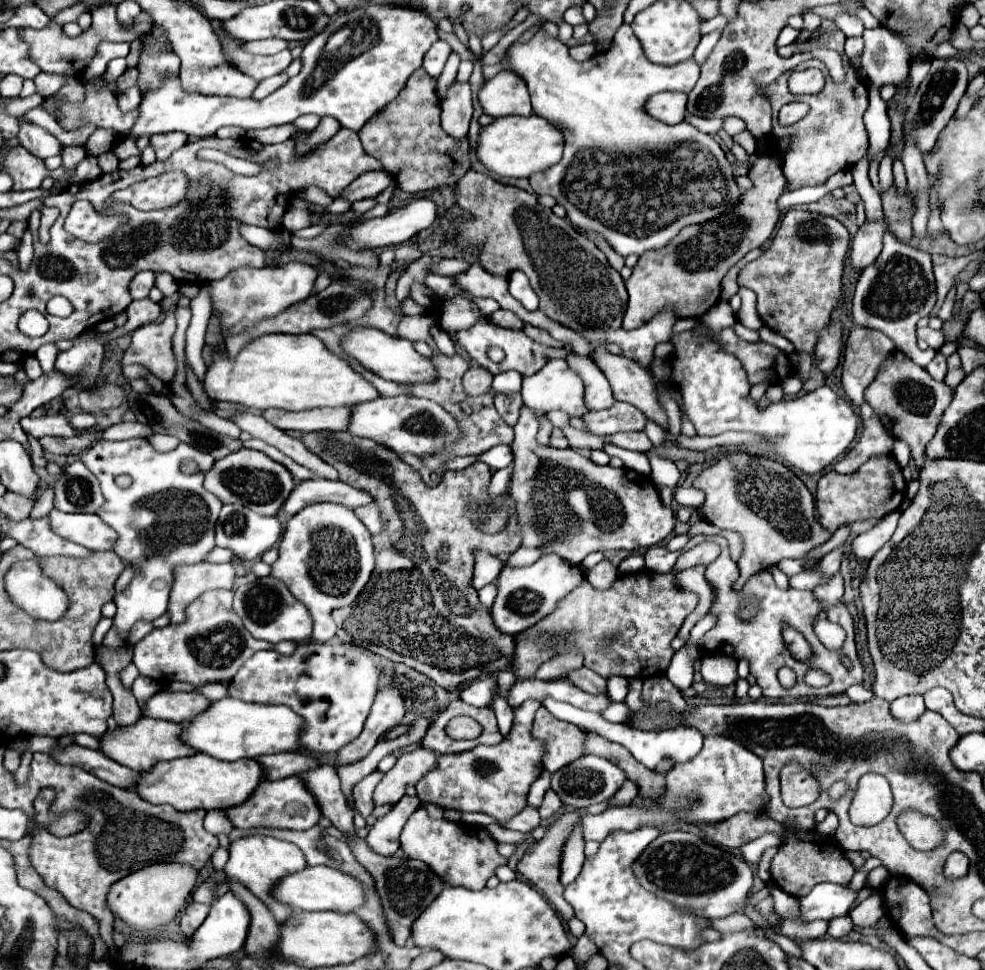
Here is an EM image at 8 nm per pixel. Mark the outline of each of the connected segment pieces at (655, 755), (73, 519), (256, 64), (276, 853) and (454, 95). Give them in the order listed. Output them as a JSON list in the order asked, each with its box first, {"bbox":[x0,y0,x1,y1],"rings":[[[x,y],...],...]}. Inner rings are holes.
[{"bbox":[542,698,704,770],"rings":[[[544,698],[542,702],[544,702],[542,706],[548,708],[554,716],[558,716],[558,720],[568,720],[568,722],[572,722],[572,724],[582,726],[584,730],[592,730],[592,732],[604,736],[606,740],[614,740],[614,742],[622,744],[624,748],[630,750],[630,754],[632,754],[638,762],[642,762],[642,764],[644,764],[646,768],[650,768],[650,770],[656,770],[662,760],[672,760],[674,764],[688,762],[688,760],[694,758],[694,754],[698,754],[698,752],[702,750],[702,740],[704,740],[704,738],[702,738],[702,736],[698,734],[698,730],[694,730],[694,728],[680,726],[680,728],[676,728],[676,730],[664,730],[664,732],[642,732],[642,730],[636,730],[636,728],[632,728],[632,726],[628,726],[628,724],[612,724],[612,722],[604,720],[600,714],[596,714],[596,712],[584,712],[584,710],[574,708],[574,706],[570,706],[570,704],[556,702],[556,700],[552,700],[552,698]]]},{"bbox":[50,512,118,550],"rings":[[[50,512],[50,524],[62,538],[84,544],[88,550],[114,550],[118,534],[96,514]]]},{"bbox":[220,32,292,80],"rings":[[[220,32],[220,42],[226,50],[226,60],[232,64],[232,66],[238,66],[238,70],[242,70],[244,74],[252,76],[254,80],[266,80],[274,74],[280,74],[288,68],[288,64],[292,62],[292,54],[290,54],[290,48],[274,54],[274,56],[252,56],[252,54],[246,54],[240,50],[240,42],[222,34]]]},{"bbox":[224,834,306,922],"rings":[[[250,834],[250,836],[244,836],[244,838],[238,838],[238,840],[230,842],[228,852],[230,852],[230,858],[228,858],[226,866],[224,866],[226,876],[230,876],[232,880],[242,882],[254,896],[258,896],[272,910],[272,914],[274,914],[274,918],[278,922],[290,920],[294,910],[274,902],[270,898],[270,888],[274,886],[274,882],[278,882],[278,878],[282,878],[286,874],[292,874],[294,870],[306,868],[304,854],[298,850],[298,846],[294,846],[290,842],[284,842],[284,840],[278,840],[278,838],[272,838],[272,836]]]},{"bbox":[442,82,472,140],"rings":[[[454,82],[442,100],[442,128],[448,136],[462,140],[472,118],[472,96],[468,84]]]}]

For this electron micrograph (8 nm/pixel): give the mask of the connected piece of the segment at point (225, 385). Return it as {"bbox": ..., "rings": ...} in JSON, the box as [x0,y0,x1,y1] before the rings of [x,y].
{"bbox":[204,334,378,410],"rings":[[[264,334],[250,340],[232,358],[228,350],[214,350],[212,364],[204,374],[204,388],[212,400],[226,400],[232,404],[242,404],[246,408],[282,408],[282,410],[310,410],[324,406],[352,406],[358,402],[374,400],[378,394],[372,384],[368,384],[360,374],[356,374],[344,360],[330,354],[324,344],[312,334]]]}

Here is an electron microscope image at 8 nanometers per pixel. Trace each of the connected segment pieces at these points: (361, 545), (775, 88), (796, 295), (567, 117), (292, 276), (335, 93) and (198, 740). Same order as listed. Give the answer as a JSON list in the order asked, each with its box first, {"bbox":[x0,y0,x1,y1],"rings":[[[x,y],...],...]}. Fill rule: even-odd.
[{"bbox":[270,502,374,642],"rings":[[[316,502],[288,520],[278,550],[280,556],[272,564],[270,576],[282,580],[294,598],[308,608],[314,622],[312,638],[318,642],[332,640],[336,636],[332,610],[352,604],[374,570],[372,534],[352,508],[334,502]]]},{"bbox":[768,30,868,188],"rings":[[[838,30],[824,32],[824,46],[838,50],[842,54],[844,70],[846,70],[844,84],[828,84],[828,88],[824,88],[822,92],[812,94],[812,96],[792,96],[788,92],[786,84],[778,84],[778,82],[768,86],[772,114],[774,114],[774,128],[772,128],[770,142],[776,148],[782,138],[786,138],[786,136],[790,138],[788,150],[782,154],[782,158],[784,158],[782,170],[792,188],[824,184],[832,174],[836,174],[844,168],[848,170],[852,164],[856,164],[858,158],[862,158],[862,154],[866,152],[866,128],[864,128],[862,116],[868,108],[868,88],[864,82],[860,82],[856,68],[850,64],[850,60],[844,54],[844,40],[846,40],[846,36]],[[794,100],[806,102],[810,106],[810,112],[800,122],[784,128],[778,124],[776,114],[778,114],[780,106],[784,106],[786,102],[794,102]]]},{"bbox":[738,210,848,354],"rings":[[[788,210],[770,248],[744,266],[738,284],[756,292],[756,308],[764,326],[788,338],[798,352],[812,354],[820,332],[830,324],[830,316],[842,298],[842,274],[848,250],[848,230],[836,218]]]},{"bbox":[504,24,740,256],"rings":[[[622,24],[616,32],[616,36],[612,38],[612,44],[608,48],[608,52],[598,52],[594,54],[590,60],[584,60],[584,62],[576,62],[570,58],[568,54],[568,46],[564,46],[560,40],[556,38],[550,38],[546,34],[544,28],[538,28],[536,34],[528,40],[528,42],[514,42],[512,46],[508,46],[504,58],[508,60],[508,70],[518,74],[528,90],[530,90],[530,98],[532,98],[532,108],[534,108],[534,114],[546,118],[548,122],[552,122],[554,126],[562,128],[562,134],[564,134],[564,156],[558,164],[542,170],[542,172],[536,172],[532,174],[528,180],[530,180],[530,186],[534,188],[536,194],[548,194],[552,196],[560,206],[566,208],[568,212],[568,220],[580,230],[580,232],[596,232],[600,234],[620,256],[628,256],[628,254],[644,254],[648,250],[656,250],[656,248],[662,248],[666,246],[666,242],[670,242],[670,238],[674,238],[674,234],[678,234],[680,228],[688,226],[688,224],[698,224],[698,222],[706,222],[722,212],[726,212],[726,208],[730,208],[736,200],[738,200],[738,192],[740,188],[734,184],[732,180],[732,164],[726,160],[726,154],[724,150],[720,148],[720,144],[710,136],[710,134],[704,134],[700,130],[696,130],[694,126],[690,126],[688,122],[680,122],[680,124],[674,124],[674,126],[668,126],[668,124],[662,124],[654,118],[650,118],[642,106],[644,102],[652,96],[654,93],[663,91],[680,91],[689,93],[696,84],[698,76],[700,76],[700,66],[694,62],[694,58],[690,58],[690,62],[682,62],[678,66],[658,66],[658,64],[652,64],[646,60],[646,56],[642,54],[642,46],[638,42],[638,38],[634,36],[632,28],[628,24]]]},{"bbox":[206,262,316,332],"rings":[[[288,262],[276,268],[244,268],[244,270],[234,270],[230,276],[206,284],[212,296],[214,310],[222,312],[222,332],[226,330],[244,330],[246,326],[282,312],[284,308],[302,302],[310,296],[312,286],[316,280],[316,270],[308,264],[302,262]],[[250,276],[250,278],[244,278]]]},{"bbox":[130,6,438,138],"rings":[[[362,6],[352,12],[336,16],[318,36],[302,50],[302,70],[290,78],[282,88],[262,100],[254,98],[222,98],[204,96],[184,90],[180,76],[166,76],[162,84],[152,90],[142,90],[138,118],[130,136],[152,136],[166,132],[184,132],[188,136],[206,138],[214,136],[222,126],[240,126],[244,130],[270,128],[290,124],[298,116],[318,114],[332,116],[344,128],[360,130],[378,110],[392,102],[404,88],[414,70],[422,66],[424,54],[438,40],[436,24],[430,14],[408,6]],[[366,24],[366,26],[364,26]],[[372,24],[372,26],[370,26]],[[342,26],[354,26],[354,40],[338,52],[326,52],[326,40]],[[358,36],[358,40],[356,40]]]},{"bbox":[180,696,302,761],"rings":[[[226,696],[212,702],[192,720],[182,722],[180,740],[196,752],[204,752],[223,761],[236,761],[240,758],[256,758],[264,754],[298,750],[300,726],[302,718],[296,716],[288,706],[262,706]]]}]

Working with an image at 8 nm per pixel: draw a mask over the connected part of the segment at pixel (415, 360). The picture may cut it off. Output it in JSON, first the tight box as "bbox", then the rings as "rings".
{"bbox":[340,326,436,384],"rings":[[[356,326],[342,338],[340,346],[350,358],[358,360],[366,370],[382,376],[384,380],[392,380],[392,382],[400,382],[400,384],[416,384],[416,382],[428,382],[428,380],[436,378],[430,358],[420,356],[414,350],[414,344],[410,340],[388,336],[382,330],[376,330],[370,326]]]}

